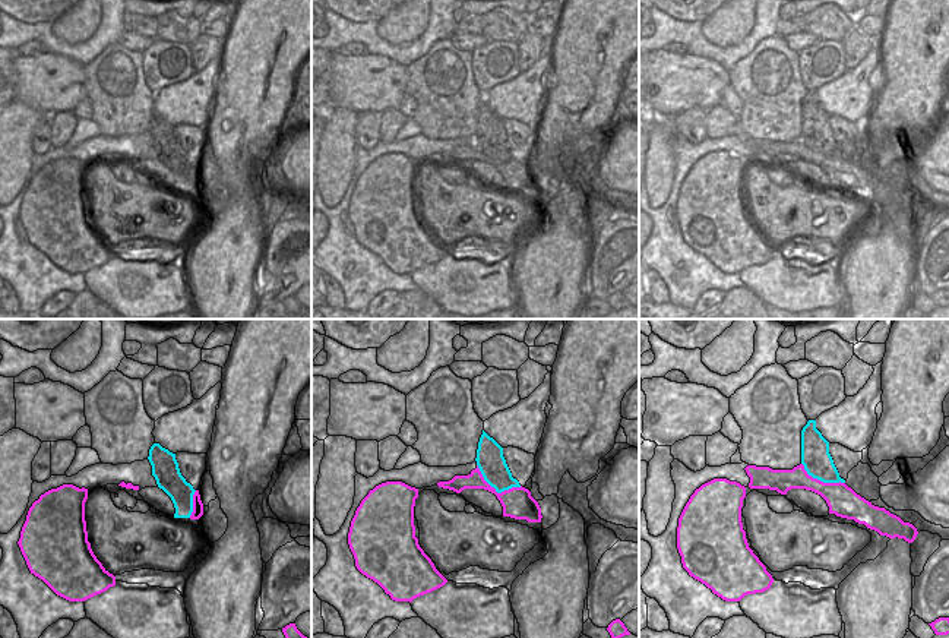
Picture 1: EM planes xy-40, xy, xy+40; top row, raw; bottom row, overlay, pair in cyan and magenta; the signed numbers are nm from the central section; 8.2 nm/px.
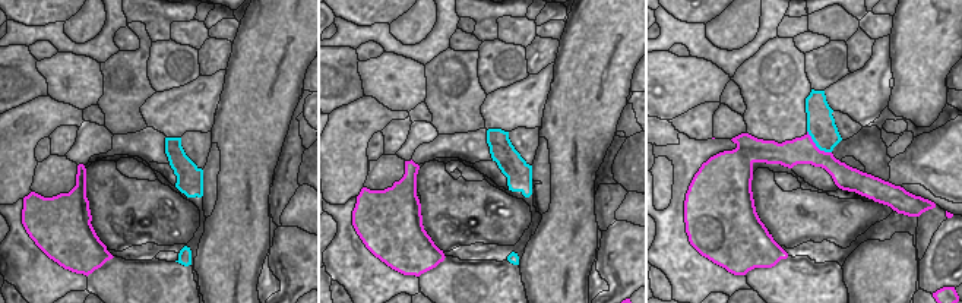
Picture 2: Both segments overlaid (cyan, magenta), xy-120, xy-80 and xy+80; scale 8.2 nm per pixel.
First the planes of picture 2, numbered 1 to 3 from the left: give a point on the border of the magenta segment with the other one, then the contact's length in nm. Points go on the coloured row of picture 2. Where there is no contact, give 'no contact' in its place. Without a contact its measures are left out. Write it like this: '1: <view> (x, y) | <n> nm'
1: no contact
2: no contact
3: xy+80 (816, 145) | 280 nm

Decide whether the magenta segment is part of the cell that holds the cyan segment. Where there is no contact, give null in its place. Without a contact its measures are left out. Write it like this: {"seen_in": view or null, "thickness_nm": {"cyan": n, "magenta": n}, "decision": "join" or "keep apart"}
{"seen_in": "xy", "thickness_nm": {"cyan": 220, "magenta": 260}, "decision": "keep apart"}

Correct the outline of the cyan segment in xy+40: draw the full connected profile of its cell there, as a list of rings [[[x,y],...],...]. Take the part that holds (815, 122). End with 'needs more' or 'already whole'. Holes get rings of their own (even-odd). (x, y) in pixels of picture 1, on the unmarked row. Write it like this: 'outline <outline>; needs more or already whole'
outline [[[809,92],[801,102],[801,136],[813,151],[823,155],[845,155],[829,126],[829,114],[816,101],[816,92]]]; already whole

